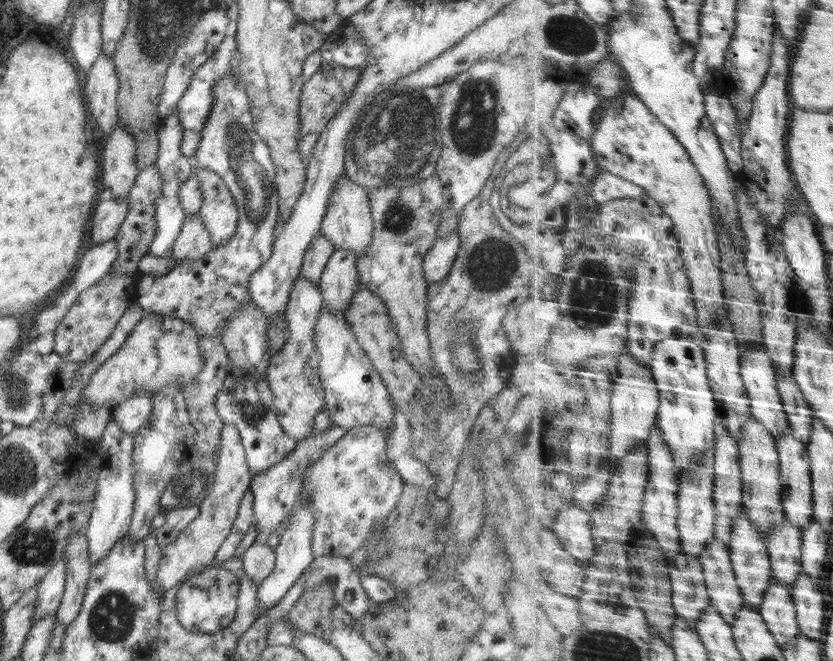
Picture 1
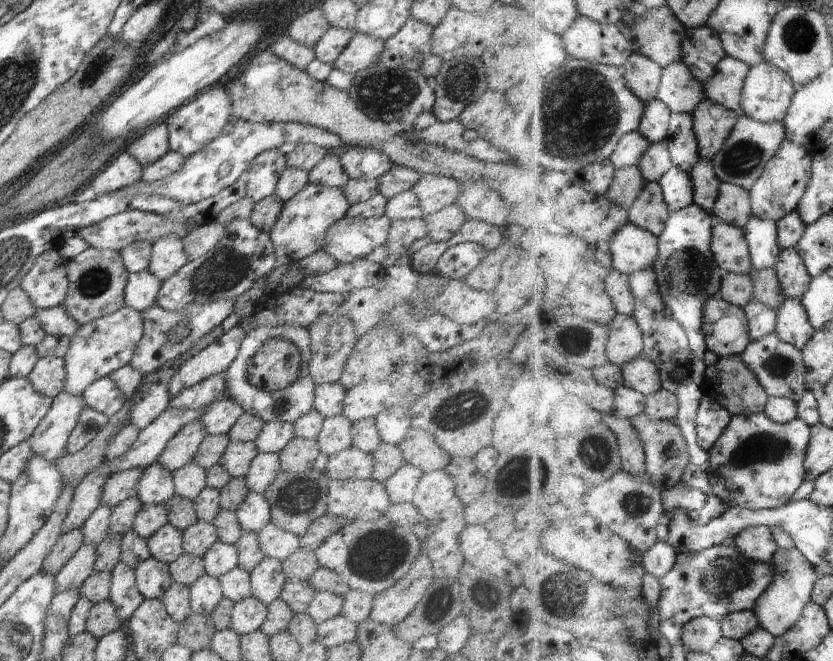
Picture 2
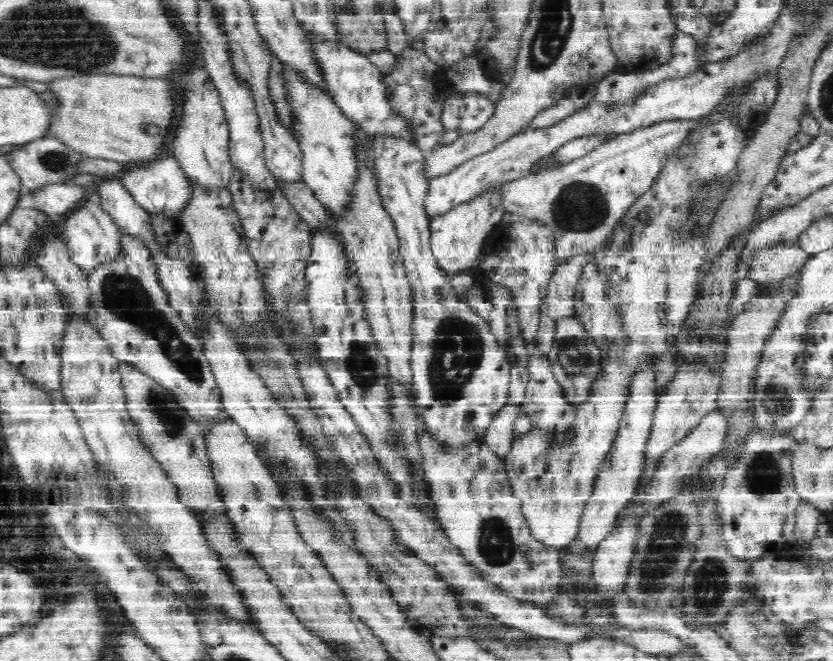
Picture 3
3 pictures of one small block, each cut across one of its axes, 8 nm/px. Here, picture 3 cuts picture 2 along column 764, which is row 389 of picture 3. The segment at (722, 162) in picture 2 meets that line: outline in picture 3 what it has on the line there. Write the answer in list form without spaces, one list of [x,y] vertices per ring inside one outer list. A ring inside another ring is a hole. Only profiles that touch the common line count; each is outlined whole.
[[[119,362],[118,366],[126,406],[141,441],[152,451],[154,458],[162,464],[171,481],[179,488],[181,501],[195,513],[201,512],[205,516],[226,513],[206,456],[204,435],[199,422],[177,401],[175,392],[160,384],[153,376],[142,374],[130,362]]]

